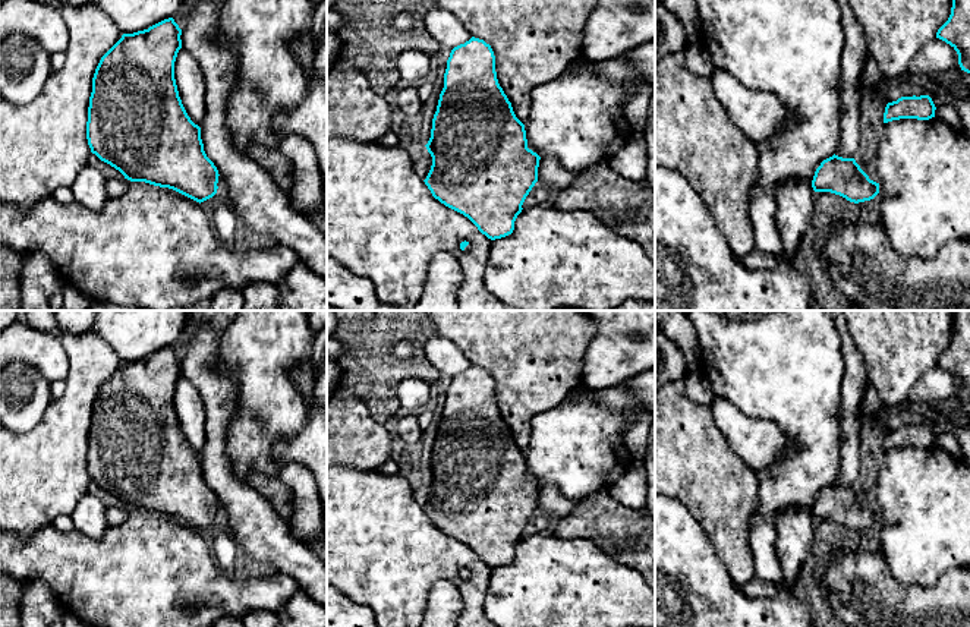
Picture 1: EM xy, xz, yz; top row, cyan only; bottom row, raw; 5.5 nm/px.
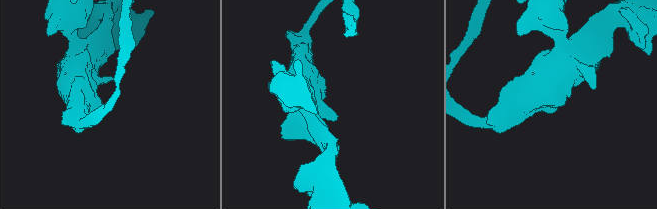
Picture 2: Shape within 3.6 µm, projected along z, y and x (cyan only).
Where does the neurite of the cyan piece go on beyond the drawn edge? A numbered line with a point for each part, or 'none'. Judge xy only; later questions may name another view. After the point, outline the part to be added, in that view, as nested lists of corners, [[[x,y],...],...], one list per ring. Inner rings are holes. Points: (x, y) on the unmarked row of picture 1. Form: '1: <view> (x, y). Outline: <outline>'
none

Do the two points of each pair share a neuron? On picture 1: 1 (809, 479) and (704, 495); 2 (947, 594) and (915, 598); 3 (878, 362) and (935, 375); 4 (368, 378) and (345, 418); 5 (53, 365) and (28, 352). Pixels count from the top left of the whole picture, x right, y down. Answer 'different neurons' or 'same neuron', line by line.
1: different neurons
2: same neuron
3: different neurons
4: different neurons
5: same neuron

